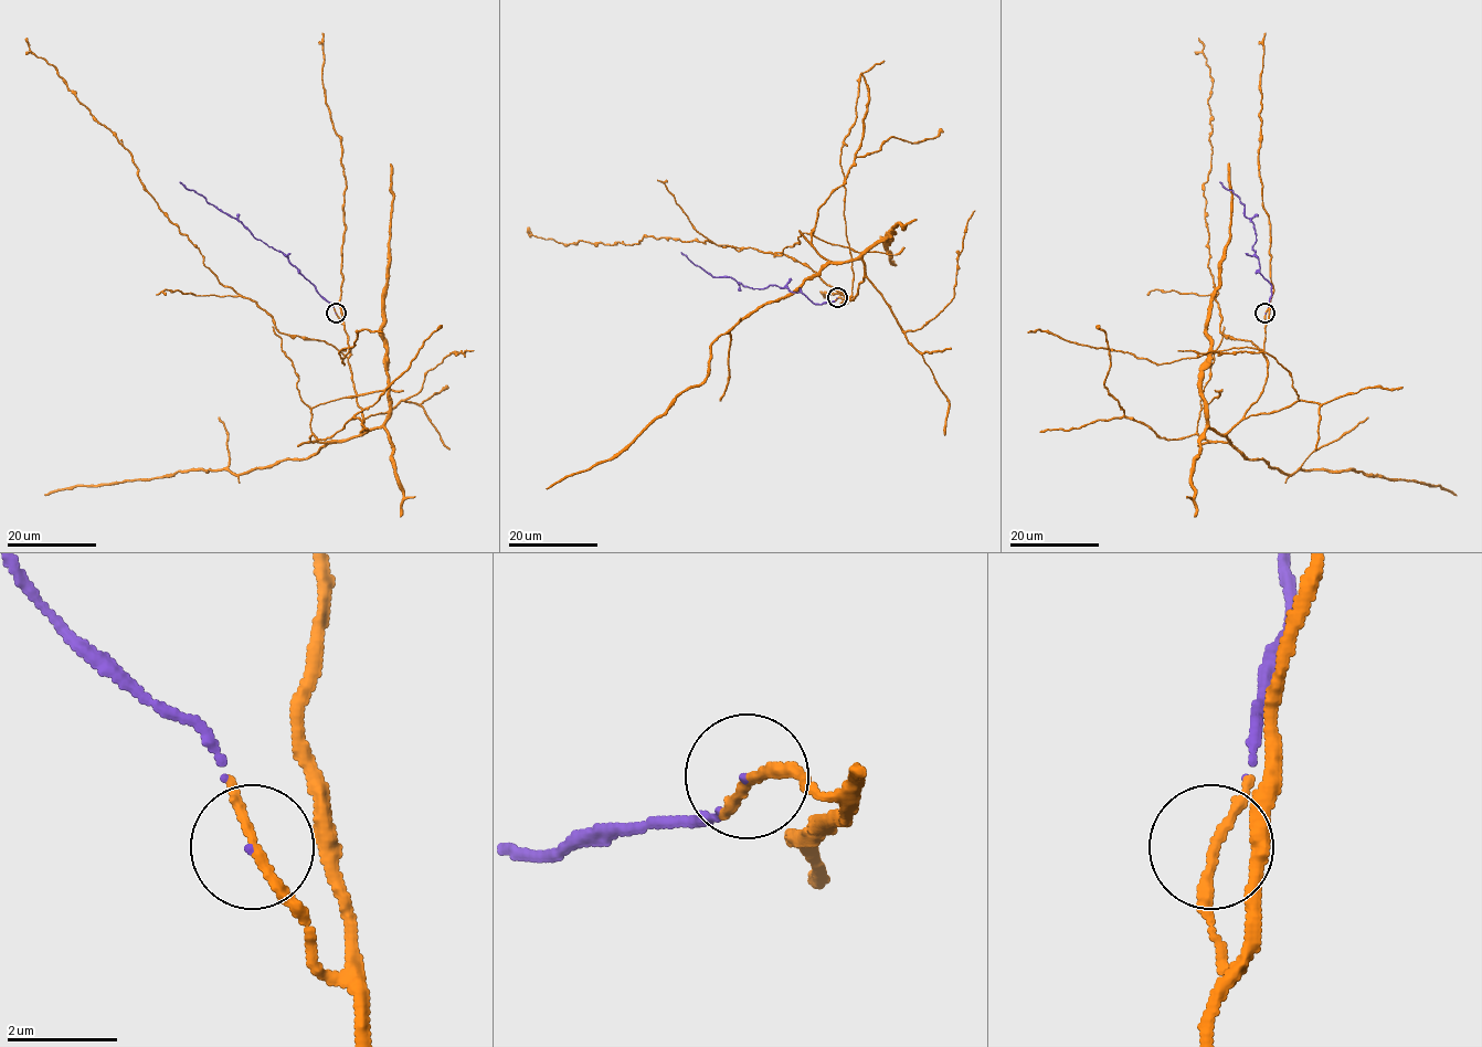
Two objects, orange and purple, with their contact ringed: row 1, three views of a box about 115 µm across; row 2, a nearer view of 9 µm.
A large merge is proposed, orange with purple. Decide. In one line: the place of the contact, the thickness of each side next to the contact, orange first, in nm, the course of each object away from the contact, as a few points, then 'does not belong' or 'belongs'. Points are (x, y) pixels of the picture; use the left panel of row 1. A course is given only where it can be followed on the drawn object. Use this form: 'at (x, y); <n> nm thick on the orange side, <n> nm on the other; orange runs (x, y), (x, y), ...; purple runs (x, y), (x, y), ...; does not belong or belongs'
at (336, 313); 160 nm thick on the orange side, 40 nm on the other; orange runs (336, 313), (361, 409), (357, 435), (241, 474), (177, 472), (44, 495); purple runs (336, 313), (281, 252), (257, 240), (243, 225), (180, 182); belongs

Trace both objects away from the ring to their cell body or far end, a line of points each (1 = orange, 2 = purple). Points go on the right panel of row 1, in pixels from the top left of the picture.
1: (1266, 313), (1267, 382), (1226, 435), (1248, 458), (1262, 458), (1284, 474), (1363, 472), (1440, 486), (1456, 495)
2: (1266, 313), (1271, 284), (1260, 272), (1252, 246), (1255, 225), (1245, 215), (1244, 204), (1219, 182)

